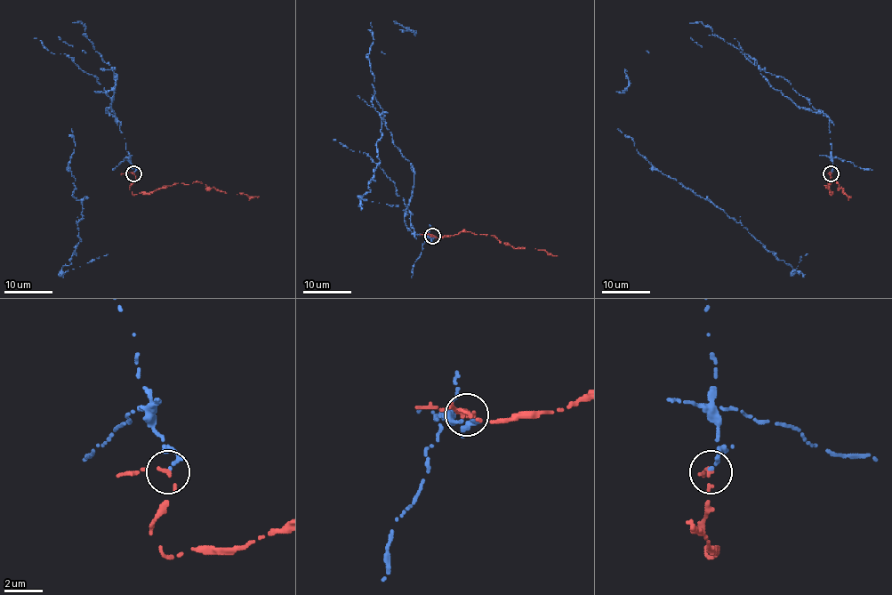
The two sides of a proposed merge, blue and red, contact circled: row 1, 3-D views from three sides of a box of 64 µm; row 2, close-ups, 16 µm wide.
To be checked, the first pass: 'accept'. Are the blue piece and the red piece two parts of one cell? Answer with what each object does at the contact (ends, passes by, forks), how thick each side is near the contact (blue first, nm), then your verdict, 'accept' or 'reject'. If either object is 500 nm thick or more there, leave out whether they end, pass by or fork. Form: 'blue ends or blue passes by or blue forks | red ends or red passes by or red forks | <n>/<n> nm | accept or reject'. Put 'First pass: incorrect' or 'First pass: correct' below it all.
blue ends | red passes by | 190/150 nm | reject
First pass: incorrect

